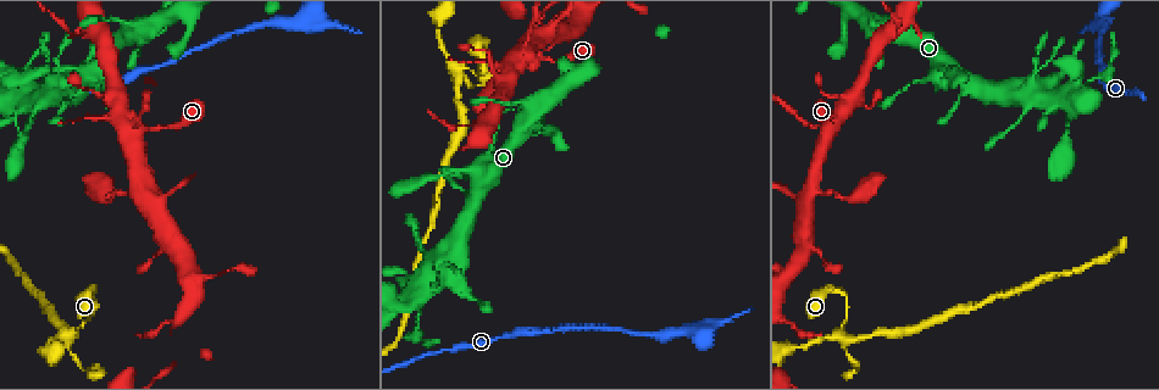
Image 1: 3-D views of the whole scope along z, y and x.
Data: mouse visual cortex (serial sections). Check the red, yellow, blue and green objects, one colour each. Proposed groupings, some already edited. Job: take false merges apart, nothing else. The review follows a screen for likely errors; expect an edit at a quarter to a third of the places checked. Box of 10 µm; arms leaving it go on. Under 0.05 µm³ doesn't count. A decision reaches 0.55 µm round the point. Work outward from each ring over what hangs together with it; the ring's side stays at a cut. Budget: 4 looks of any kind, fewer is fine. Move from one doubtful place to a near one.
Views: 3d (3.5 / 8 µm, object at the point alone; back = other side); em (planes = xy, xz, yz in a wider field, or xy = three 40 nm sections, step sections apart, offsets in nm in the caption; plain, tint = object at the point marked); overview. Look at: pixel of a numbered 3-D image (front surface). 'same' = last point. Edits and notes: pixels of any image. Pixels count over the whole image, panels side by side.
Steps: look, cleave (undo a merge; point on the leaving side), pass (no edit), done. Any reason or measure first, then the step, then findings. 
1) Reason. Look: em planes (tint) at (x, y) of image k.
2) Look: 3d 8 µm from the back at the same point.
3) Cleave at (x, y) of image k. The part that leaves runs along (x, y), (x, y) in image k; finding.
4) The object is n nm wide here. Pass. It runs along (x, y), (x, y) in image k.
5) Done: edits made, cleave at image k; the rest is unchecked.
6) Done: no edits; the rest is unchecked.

Arms part here. Look: 3d 3.5 µm at (840, 337) of image 1.

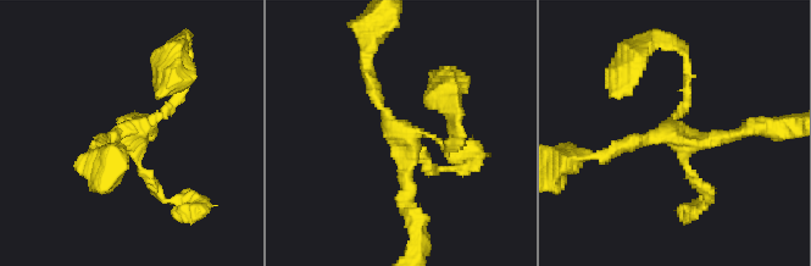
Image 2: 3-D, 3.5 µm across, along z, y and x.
Look: em xy step 1 (tint) at (677, 133) of image 2.

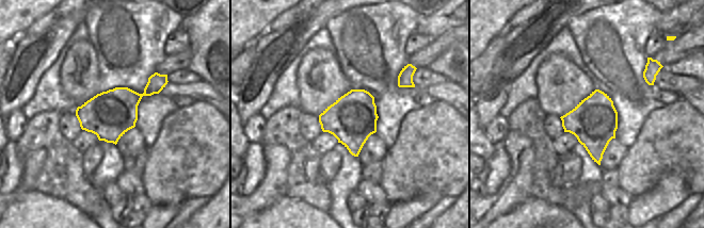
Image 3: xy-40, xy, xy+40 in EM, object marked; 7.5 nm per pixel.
Pass. It runs along (690, 77), (684, 140), (750, 126) in image 2; continuous, no second cell.

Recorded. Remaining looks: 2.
A narrow waist. Look: 3d 3.5 µm at (1062, 96) of image 1.

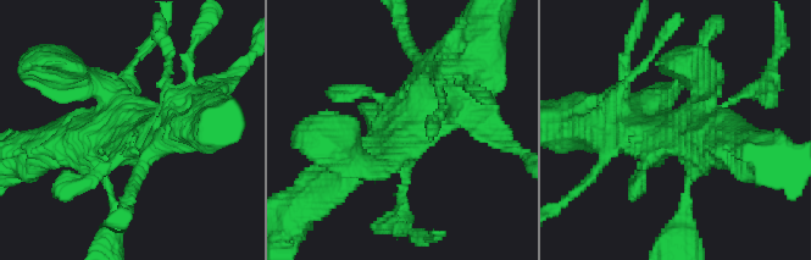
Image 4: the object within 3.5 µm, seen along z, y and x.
Look: em planes (tint) at (130, 129) of image 4.

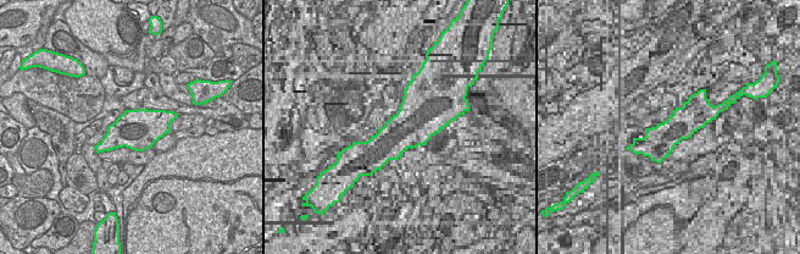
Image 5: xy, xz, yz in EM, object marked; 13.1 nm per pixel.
Pass. It runs along (453, 72), (422, 116), (377, 148) in image 4; continuous, no second cell.

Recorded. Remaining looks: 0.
Done: no edits; the rest is unchecked.

